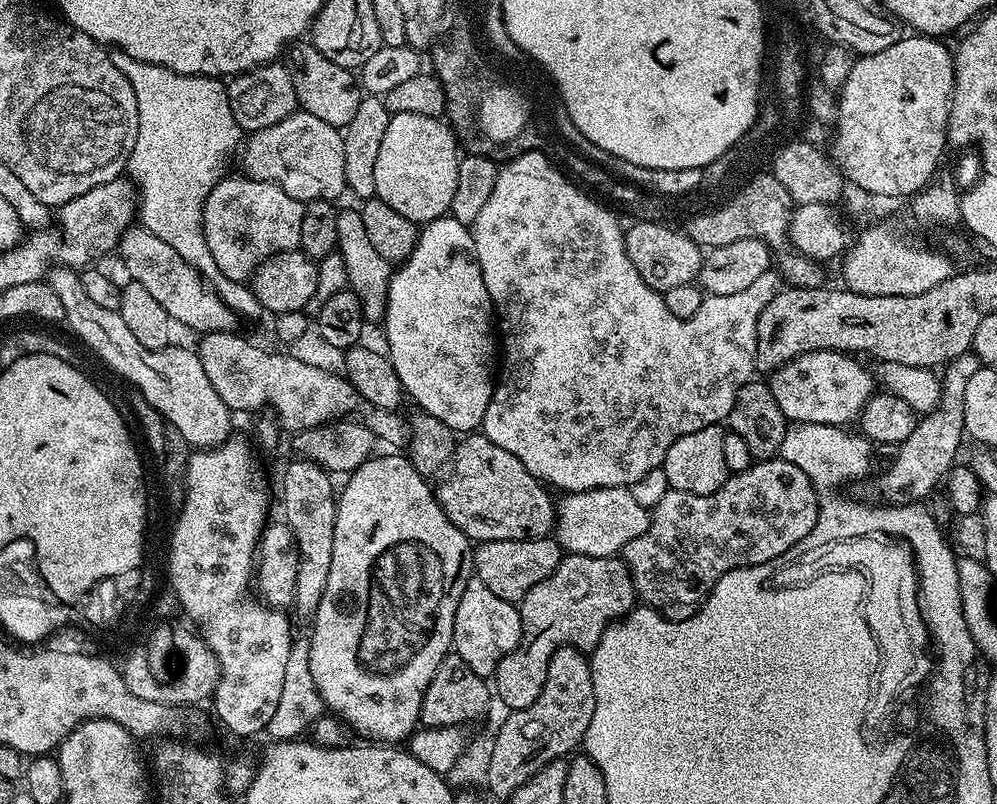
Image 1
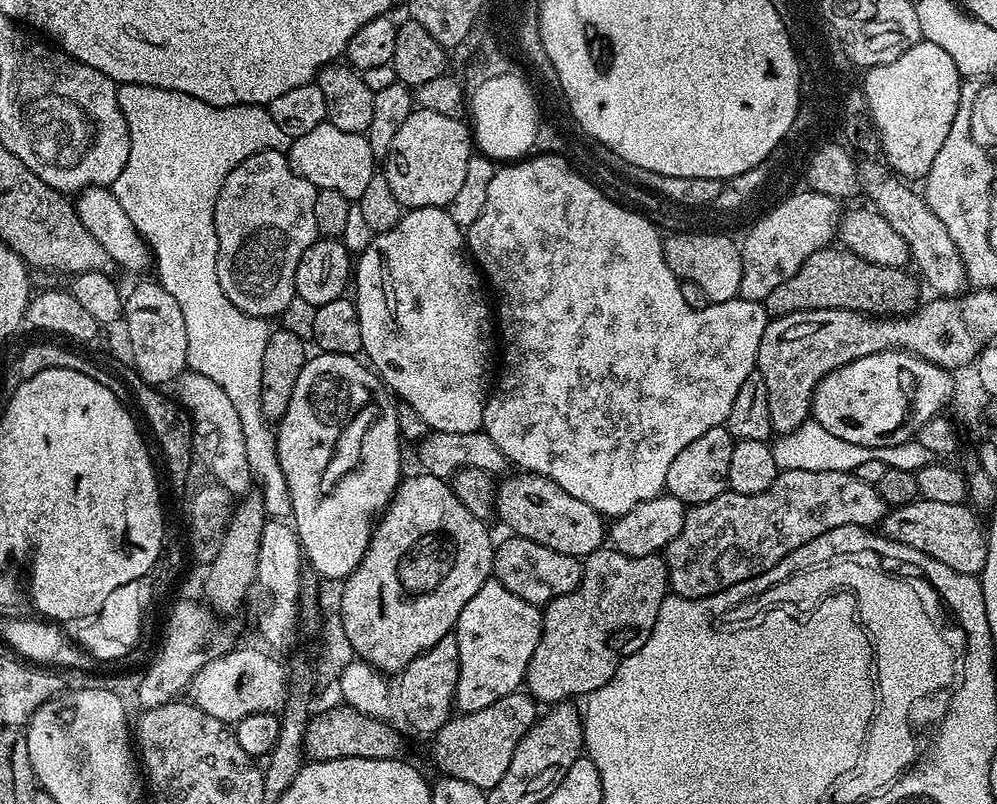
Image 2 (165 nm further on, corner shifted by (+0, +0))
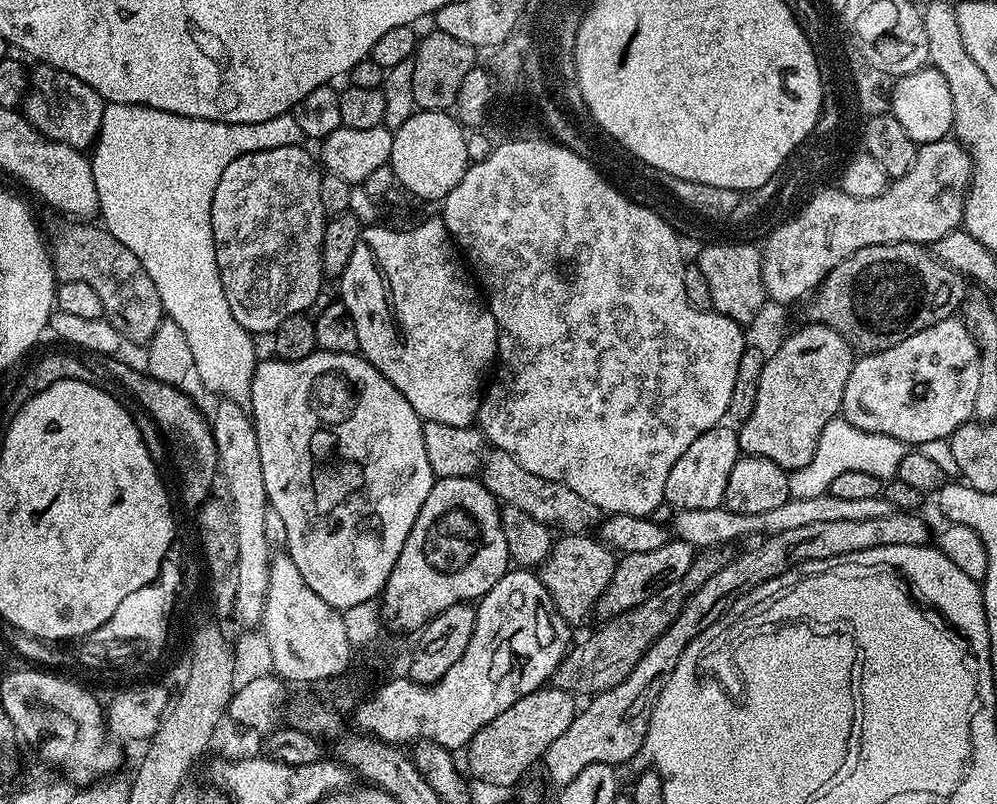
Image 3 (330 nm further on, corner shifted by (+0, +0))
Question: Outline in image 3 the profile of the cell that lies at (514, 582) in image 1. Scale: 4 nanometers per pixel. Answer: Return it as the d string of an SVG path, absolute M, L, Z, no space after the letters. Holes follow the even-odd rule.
M564 534L553 543L550 554L538 569L542 586L552 599L552 605L569 626L580 624L589 615L593 615L598 598L610 584L614 576L617 553L599 538L590 538L588 534Z

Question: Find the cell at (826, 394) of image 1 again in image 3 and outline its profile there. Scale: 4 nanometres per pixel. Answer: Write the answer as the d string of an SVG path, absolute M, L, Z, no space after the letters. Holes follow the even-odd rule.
M949 318L938 322L934 326L926 326L926 330L922 330L902 342L898 342L898 346L890 346L890 350L870 352L861 355L859 359L853 363L852 369L850 370L850 378L846 378L846 390L842 394L842 406L840 410L843 419L854 425L858 430L873 432L879 436L898 438L902 442L906 442L909 446L928 446L924 444L932 444L935 440L947 441L954 434L954 430L958 430L958 426L967 424L973 419L973 412L975 410L974 400L977 397L978 391L978 378L981 377L979 366L980 348L977 346L971 330L969 330L963 319Z

